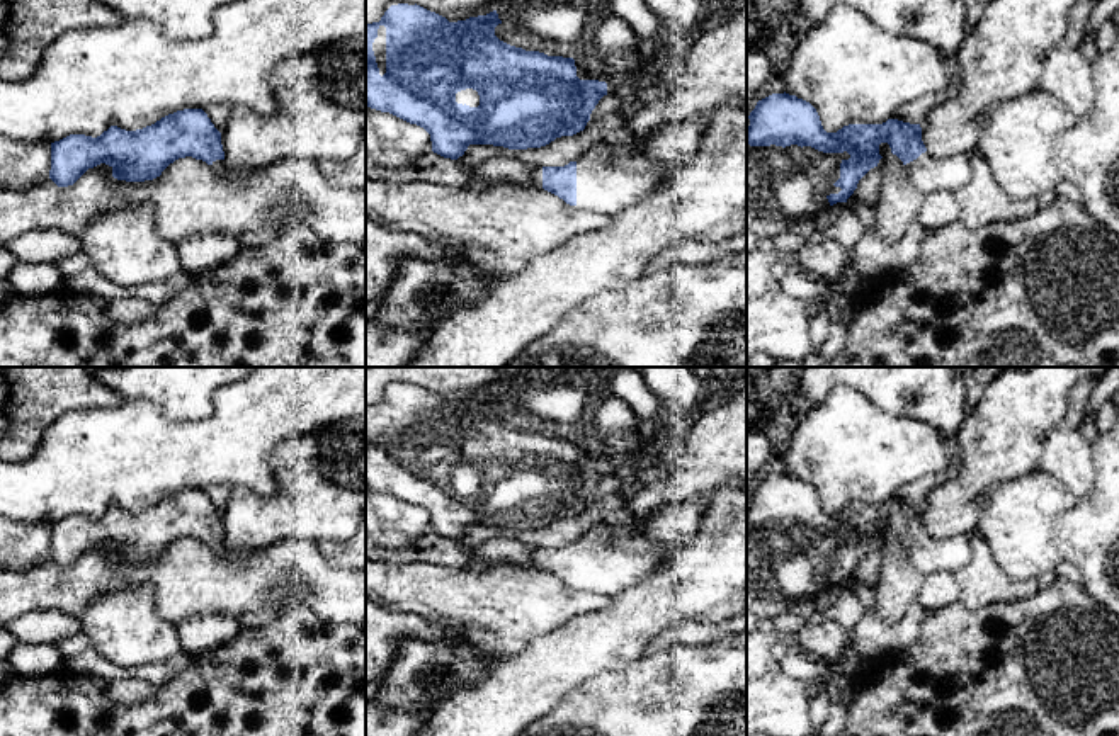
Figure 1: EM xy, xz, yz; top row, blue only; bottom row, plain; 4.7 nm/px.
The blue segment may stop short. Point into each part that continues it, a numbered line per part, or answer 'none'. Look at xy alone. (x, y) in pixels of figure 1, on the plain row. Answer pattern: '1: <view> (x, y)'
1: xy (218, 546)

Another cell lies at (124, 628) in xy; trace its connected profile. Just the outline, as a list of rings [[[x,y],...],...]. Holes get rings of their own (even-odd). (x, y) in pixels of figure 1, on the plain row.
[[[148,585],[104,595],[78,620],[92,648],[122,668],[163,663],[182,653],[177,626],[156,612]]]

